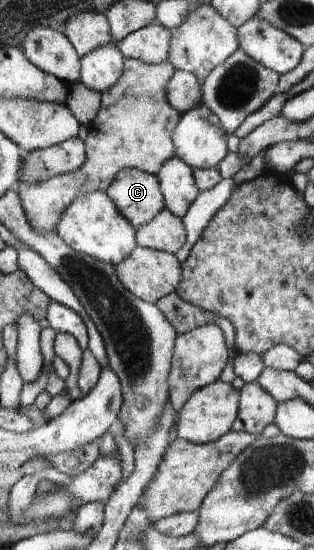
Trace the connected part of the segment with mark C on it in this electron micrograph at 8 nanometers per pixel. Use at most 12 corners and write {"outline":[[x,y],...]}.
{"outline":[[122,170],[106,192],[136,230],[166,209],[159,176]]}

